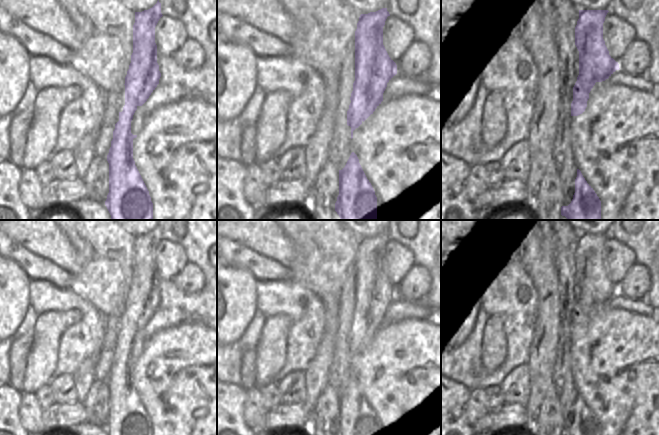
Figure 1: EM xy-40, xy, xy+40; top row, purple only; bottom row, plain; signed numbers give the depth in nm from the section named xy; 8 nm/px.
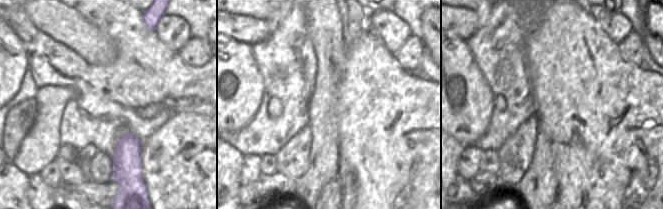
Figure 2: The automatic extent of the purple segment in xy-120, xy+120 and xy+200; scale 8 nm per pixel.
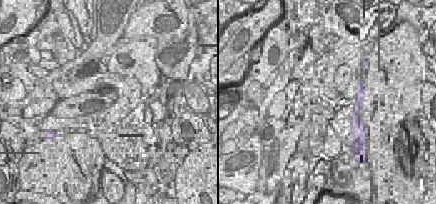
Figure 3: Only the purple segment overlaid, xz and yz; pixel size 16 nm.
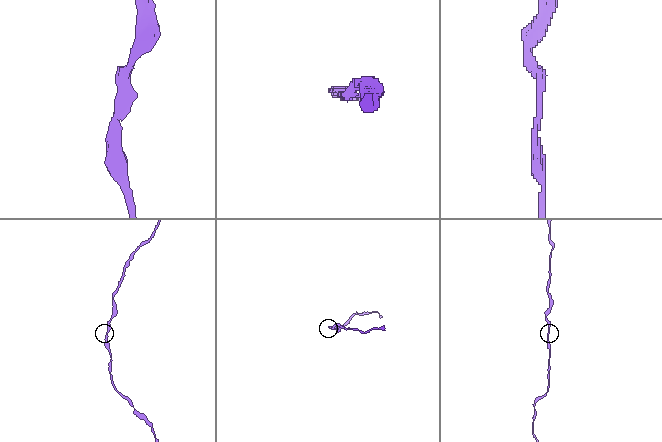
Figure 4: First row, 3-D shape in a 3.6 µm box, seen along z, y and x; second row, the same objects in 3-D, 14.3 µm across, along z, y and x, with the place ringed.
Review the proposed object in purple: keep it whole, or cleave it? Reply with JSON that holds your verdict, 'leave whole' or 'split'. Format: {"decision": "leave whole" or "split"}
{"decision": "leave whole"}

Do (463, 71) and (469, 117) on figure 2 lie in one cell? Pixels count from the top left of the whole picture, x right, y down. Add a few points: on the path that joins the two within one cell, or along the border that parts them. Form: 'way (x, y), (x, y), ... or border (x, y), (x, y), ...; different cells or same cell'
way (467, 82), (468, 106); same cell

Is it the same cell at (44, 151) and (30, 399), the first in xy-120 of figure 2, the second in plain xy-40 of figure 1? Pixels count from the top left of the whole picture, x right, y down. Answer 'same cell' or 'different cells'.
different cells

